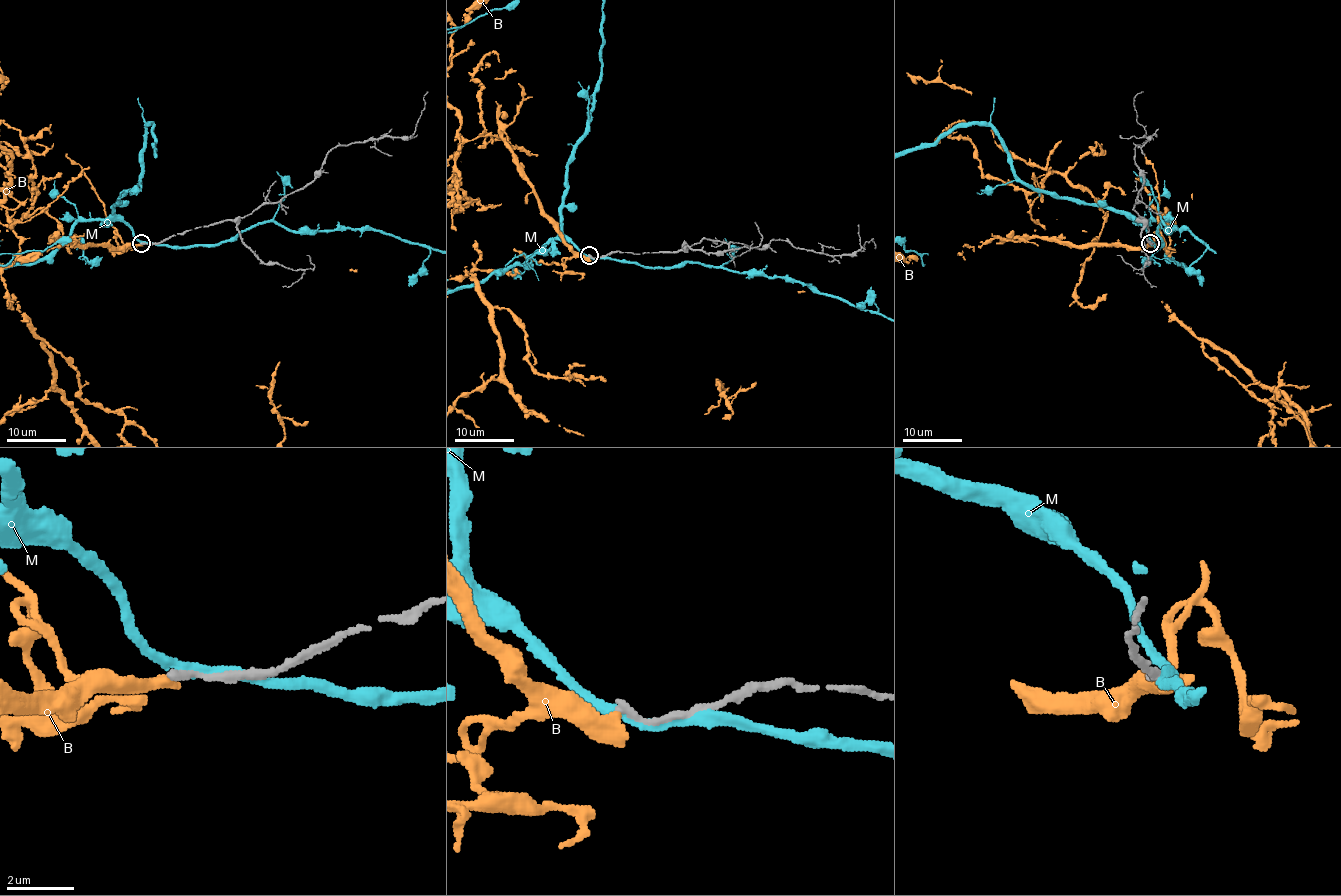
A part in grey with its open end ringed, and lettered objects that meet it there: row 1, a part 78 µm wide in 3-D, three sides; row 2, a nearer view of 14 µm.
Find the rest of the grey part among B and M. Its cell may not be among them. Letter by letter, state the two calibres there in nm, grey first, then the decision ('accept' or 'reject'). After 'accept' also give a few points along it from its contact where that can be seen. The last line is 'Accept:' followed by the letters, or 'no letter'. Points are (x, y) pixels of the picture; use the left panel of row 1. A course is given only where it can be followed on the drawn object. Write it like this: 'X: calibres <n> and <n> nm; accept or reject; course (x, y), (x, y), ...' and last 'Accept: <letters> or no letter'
B: calibres 220 and 480 nm; reject
M: calibres 200 and 280 nm; reject
Accept: no letter

